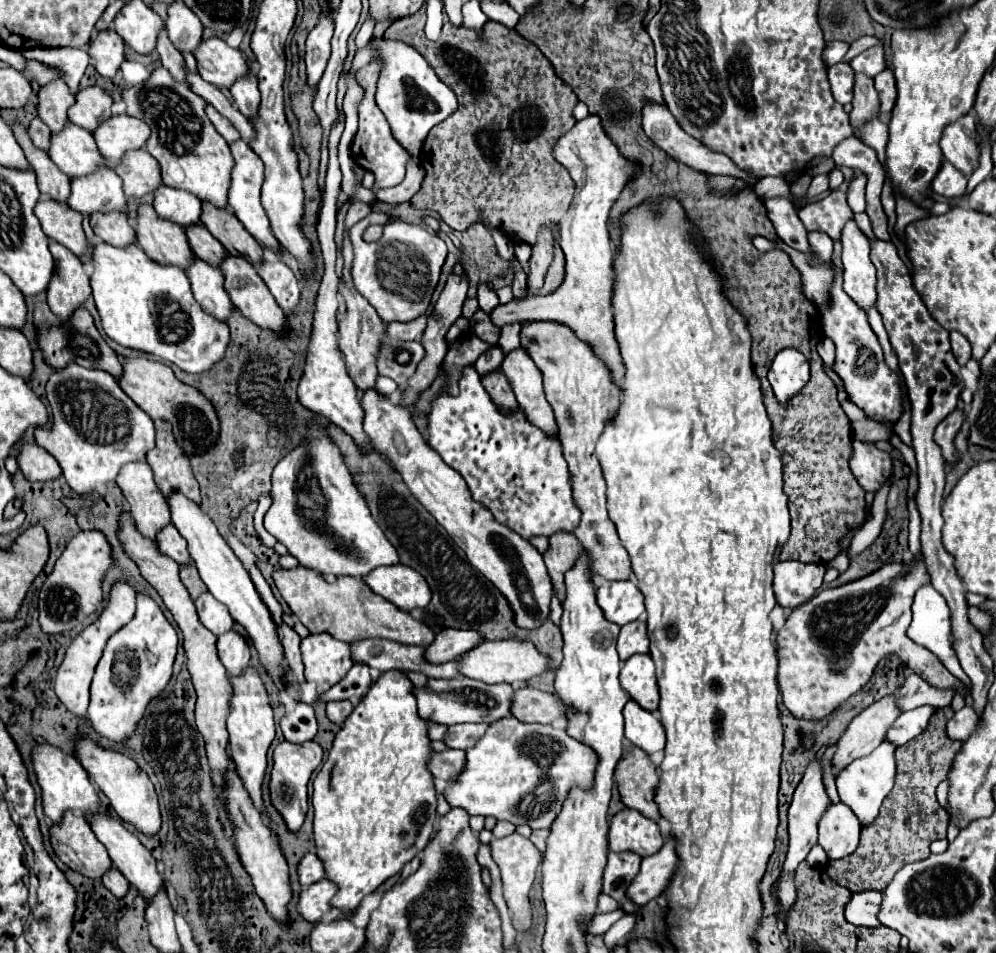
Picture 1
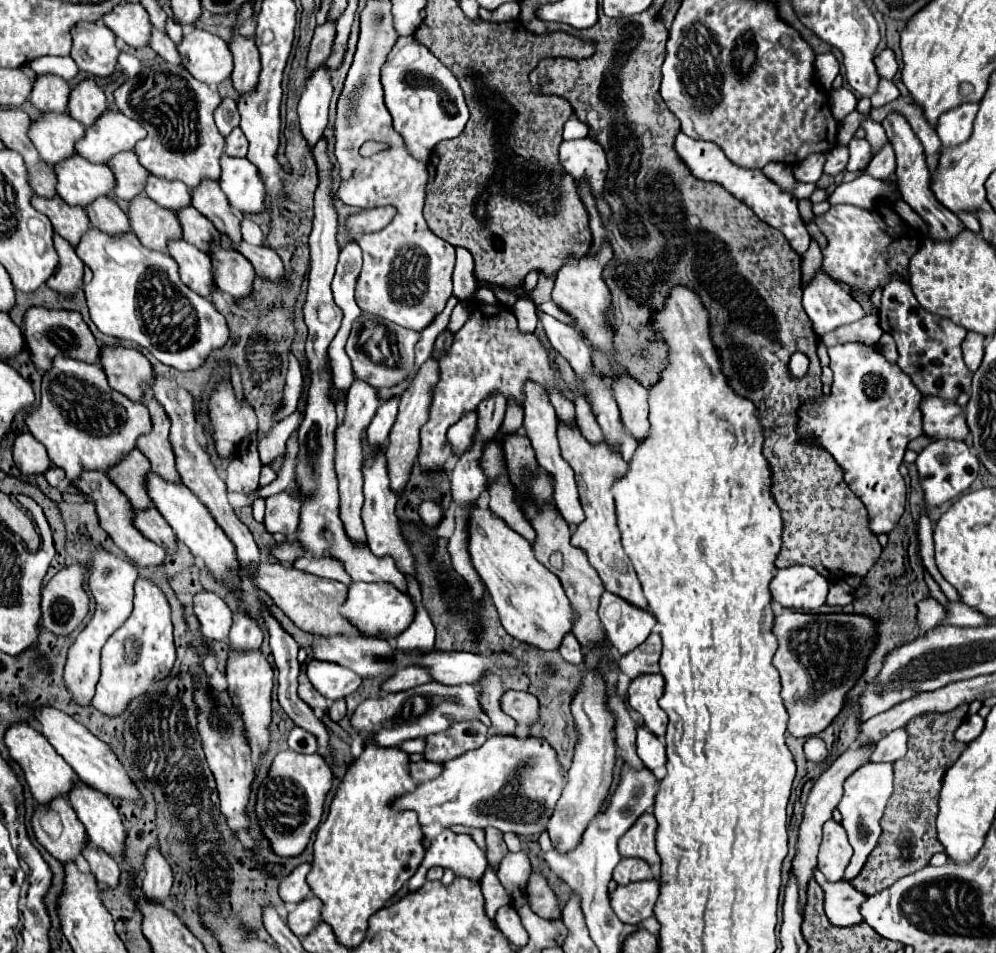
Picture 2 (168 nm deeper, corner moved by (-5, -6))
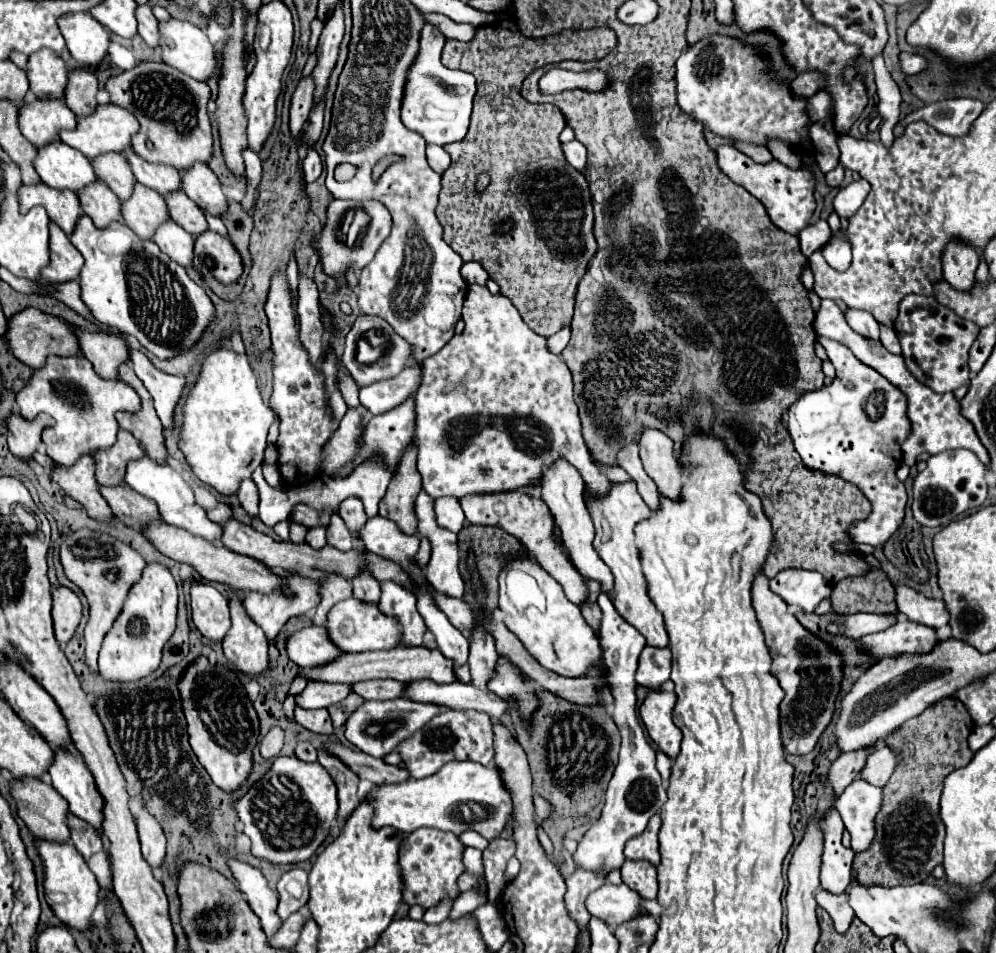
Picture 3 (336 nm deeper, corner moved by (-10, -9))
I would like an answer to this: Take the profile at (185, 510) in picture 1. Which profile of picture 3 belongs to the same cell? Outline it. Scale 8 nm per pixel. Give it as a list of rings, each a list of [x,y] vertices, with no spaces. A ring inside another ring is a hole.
[[[142,456],[142,458],[138,458],[138,460],[130,460],[130,462],[126,464],[124,482],[126,482],[132,490],[136,490],[138,494],[142,494],[142,496],[146,496],[146,498],[152,498],[152,500],[158,504],[160,518],[162,518],[166,524],[184,528],[184,530],[188,530],[190,534],[200,536],[200,538],[204,538],[204,540],[220,542],[220,540],[218,540],[218,536],[222,536],[222,534],[220,534],[220,532],[222,532],[220,524],[214,524],[212,520],[208,520],[204,508],[196,502],[192,488],[182,480],[182,476],[180,476],[170,464],[158,464],[158,462],[152,460],[150,456]]]

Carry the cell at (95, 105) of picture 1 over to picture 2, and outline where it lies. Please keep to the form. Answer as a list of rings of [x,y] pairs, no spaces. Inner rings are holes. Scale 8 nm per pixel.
[[[93,79],[81,81],[69,97],[69,115],[83,127],[95,125],[97,117],[107,111],[107,99]]]

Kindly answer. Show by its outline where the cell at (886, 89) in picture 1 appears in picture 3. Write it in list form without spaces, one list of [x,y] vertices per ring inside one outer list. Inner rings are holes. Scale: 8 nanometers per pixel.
[[[952,240],[942,256],[942,264],[944,264],[946,282],[954,290],[970,292],[970,288],[974,288],[974,282],[976,282],[974,274],[976,274],[976,268],[980,264],[974,248]]]

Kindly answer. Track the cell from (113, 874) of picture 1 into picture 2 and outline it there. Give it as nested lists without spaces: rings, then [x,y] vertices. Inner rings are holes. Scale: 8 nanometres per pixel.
[[[87,847],[83,851],[83,857],[89,861],[91,873],[95,875],[95,879],[101,887],[117,887],[119,885],[121,869],[113,857],[109,857],[105,851],[101,851],[97,847]]]

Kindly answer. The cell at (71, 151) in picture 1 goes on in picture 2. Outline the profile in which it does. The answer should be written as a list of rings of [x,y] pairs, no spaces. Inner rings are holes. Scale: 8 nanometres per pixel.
[[[41,113],[41,117],[31,123],[29,135],[41,159],[47,165],[55,167],[65,159],[77,155],[75,145],[85,137],[85,127],[73,121],[67,113],[61,115]]]

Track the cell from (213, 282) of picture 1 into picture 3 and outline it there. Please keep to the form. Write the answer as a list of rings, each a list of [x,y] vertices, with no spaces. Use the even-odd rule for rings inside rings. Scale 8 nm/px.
[[[166,220],[160,224],[152,236],[152,240],[162,248],[164,254],[174,258],[178,264],[188,266],[194,258],[194,236],[188,234],[174,220]]]

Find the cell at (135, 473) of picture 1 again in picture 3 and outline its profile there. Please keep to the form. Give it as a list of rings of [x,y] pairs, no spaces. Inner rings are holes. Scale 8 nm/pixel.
[[[120,428],[118,430],[118,440],[114,442],[112,448],[96,450],[92,454],[92,458],[96,462],[96,480],[98,480],[98,484],[106,484],[106,486],[122,484],[126,462],[130,462],[130,460],[134,460],[142,454],[144,452],[142,452],[138,440],[128,430]]]

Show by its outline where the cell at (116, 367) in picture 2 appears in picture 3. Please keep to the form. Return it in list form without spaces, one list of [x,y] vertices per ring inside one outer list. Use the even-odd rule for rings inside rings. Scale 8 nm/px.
[[[72,326],[74,334],[80,344],[82,356],[86,356],[94,370],[106,378],[106,380],[116,380],[118,378],[118,366],[126,362],[126,340],[120,336],[110,336],[110,334],[98,334],[98,332],[88,332],[78,326]]]

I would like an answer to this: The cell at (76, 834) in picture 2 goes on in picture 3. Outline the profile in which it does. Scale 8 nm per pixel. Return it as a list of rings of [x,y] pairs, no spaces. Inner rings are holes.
[[[24,776],[22,780],[12,778],[10,780],[10,796],[16,802],[18,816],[26,822],[26,826],[30,828],[30,832],[34,836],[56,840],[56,842],[66,842],[70,838],[70,830],[68,830],[68,824],[66,824],[68,804],[52,786],[40,782],[38,778],[32,778],[32,776]]]

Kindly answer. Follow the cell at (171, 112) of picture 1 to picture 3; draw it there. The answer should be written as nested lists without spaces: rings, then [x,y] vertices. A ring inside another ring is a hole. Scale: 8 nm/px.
[[[140,62],[132,70],[110,78],[106,90],[110,102],[134,112],[140,122],[140,130],[132,138],[132,148],[142,158],[184,170],[192,162],[206,162],[212,156],[214,138],[206,112],[210,88],[206,82],[198,82],[164,62]],[[146,142],[152,142],[152,148]]]

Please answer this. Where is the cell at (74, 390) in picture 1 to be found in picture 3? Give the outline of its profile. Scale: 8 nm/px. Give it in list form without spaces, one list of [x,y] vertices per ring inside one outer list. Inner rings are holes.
[[[50,356],[42,368],[34,370],[28,384],[16,394],[16,404],[18,404],[20,414],[28,420],[36,418],[40,412],[50,414],[56,420],[52,428],[44,428],[46,432],[42,432],[42,442],[46,444],[48,456],[62,466],[74,464],[74,460],[78,460],[78,456],[82,456],[82,454],[92,454],[96,450],[110,448],[114,444],[116,432],[118,432],[118,422],[116,422],[114,414],[118,410],[136,412],[140,408],[138,394],[134,392],[132,386],[128,386],[122,380],[104,380],[102,376],[98,376],[94,372],[94,366],[84,356],[66,356],[66,358]]]

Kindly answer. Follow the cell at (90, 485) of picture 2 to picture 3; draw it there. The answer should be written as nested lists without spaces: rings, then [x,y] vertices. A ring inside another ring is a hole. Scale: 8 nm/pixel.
[[[84,454],[72,466],[54,464],[52,482],[56,482],[70,498],[78,500],[92,518],[110,520],[112,512],[106,500],[102,500],[102,494],[98,492],[98,482],[94,472],[96,472],[94,458]]]

